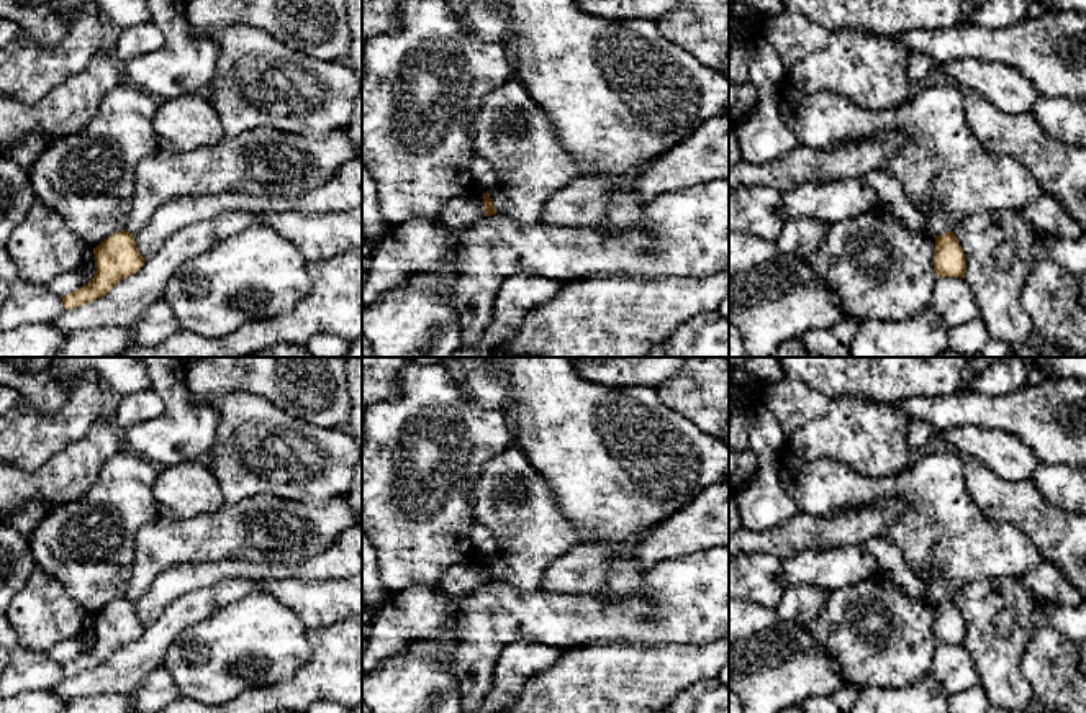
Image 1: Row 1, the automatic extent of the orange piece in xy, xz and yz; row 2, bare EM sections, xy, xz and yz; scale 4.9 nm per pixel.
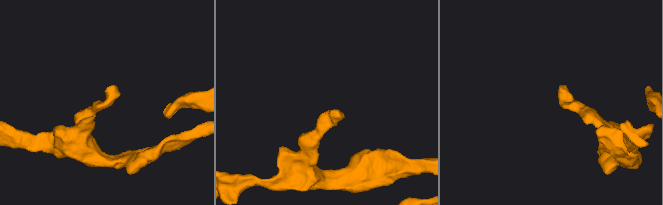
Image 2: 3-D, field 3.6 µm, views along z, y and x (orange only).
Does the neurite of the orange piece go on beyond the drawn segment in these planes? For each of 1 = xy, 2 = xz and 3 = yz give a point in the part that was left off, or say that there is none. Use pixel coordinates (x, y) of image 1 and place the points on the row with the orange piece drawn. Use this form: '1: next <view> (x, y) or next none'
1: next none
2: next none
3: next none

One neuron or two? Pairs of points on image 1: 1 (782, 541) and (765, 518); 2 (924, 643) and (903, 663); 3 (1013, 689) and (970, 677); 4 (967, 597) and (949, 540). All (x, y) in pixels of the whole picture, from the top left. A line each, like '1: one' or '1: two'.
1: two
2: one
3: two
4: two

